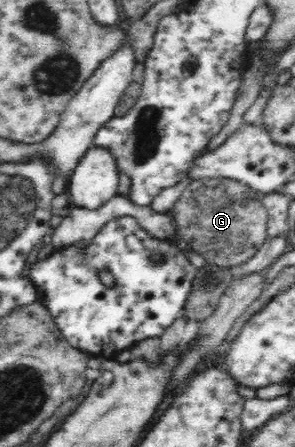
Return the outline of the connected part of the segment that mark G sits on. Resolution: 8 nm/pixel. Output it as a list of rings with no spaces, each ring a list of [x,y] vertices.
[[[219,177],[191,181],[166,214],[169,214],[171,220],[175,222],[177,236],[189,244],[191,250],[202,255],[207,266],[237,268],[249,262],[268,238],[266,235],[268,212],[262,206],[260,197],[252,193],[245,183],[233,179]]]

